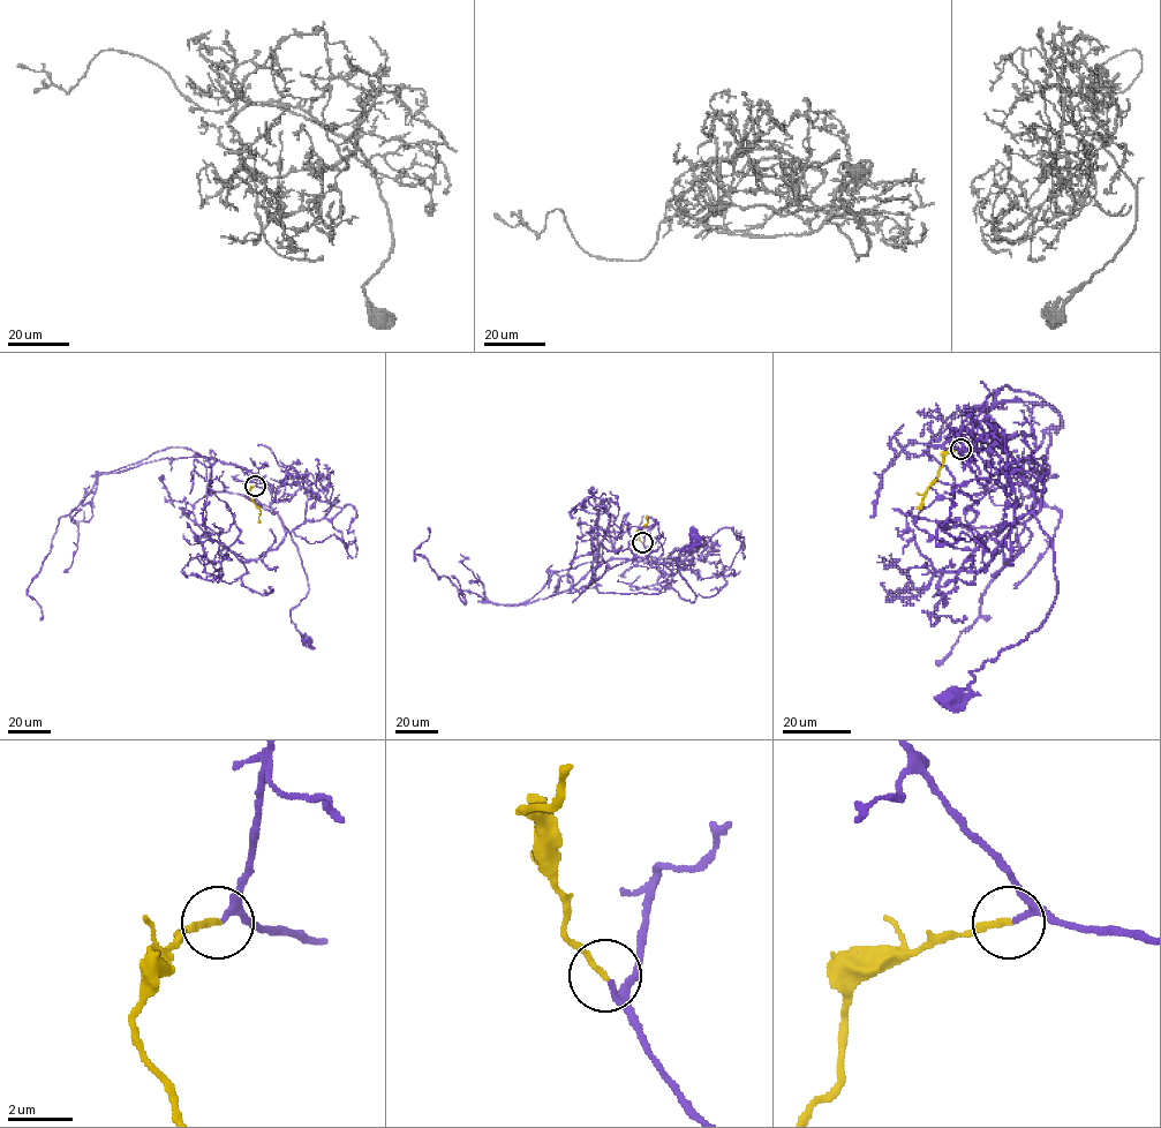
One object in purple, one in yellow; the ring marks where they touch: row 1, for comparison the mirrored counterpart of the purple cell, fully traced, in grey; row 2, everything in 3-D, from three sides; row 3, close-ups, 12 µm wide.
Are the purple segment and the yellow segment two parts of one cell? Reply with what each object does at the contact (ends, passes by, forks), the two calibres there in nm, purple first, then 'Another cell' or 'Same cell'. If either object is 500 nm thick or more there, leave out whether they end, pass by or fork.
At the ring purple passes by. At the ring yellow ends. Thickness 130 nm (purple) against 170 nm. Same cell

